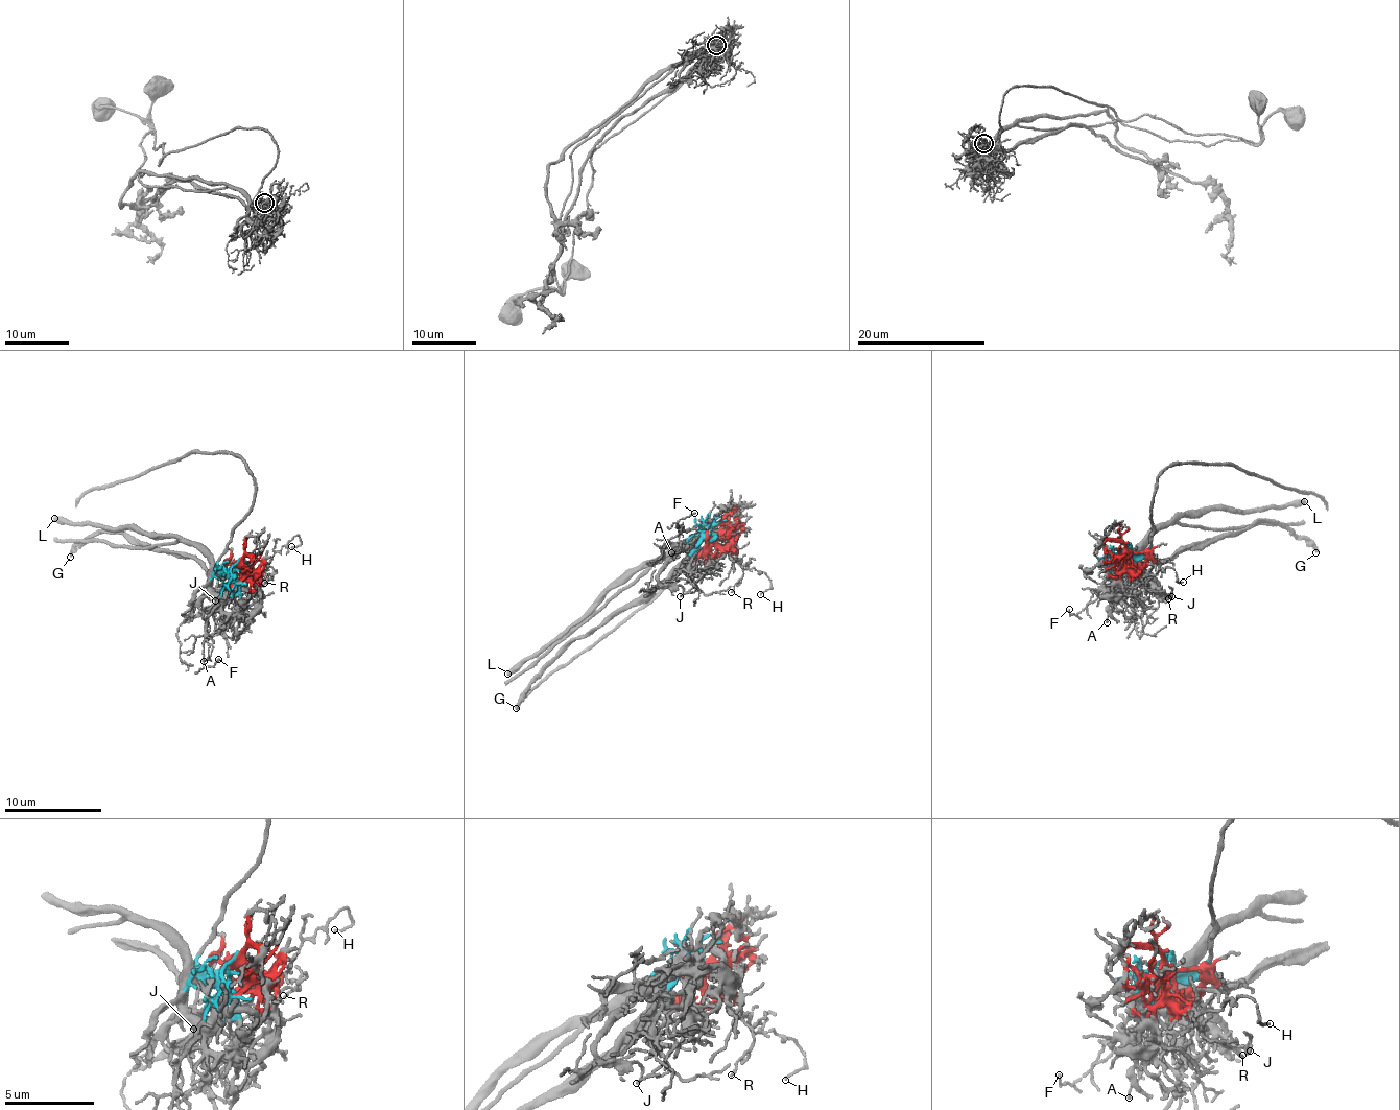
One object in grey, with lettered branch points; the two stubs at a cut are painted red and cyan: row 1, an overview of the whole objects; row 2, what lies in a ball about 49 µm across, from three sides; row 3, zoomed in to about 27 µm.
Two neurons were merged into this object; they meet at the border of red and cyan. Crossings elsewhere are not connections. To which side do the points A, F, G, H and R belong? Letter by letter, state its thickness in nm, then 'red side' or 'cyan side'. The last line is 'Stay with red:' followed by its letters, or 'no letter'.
A: calibre 70 nm; cyan side
F: calibre 110 nm; cyan side
G: calibre 280 nm; cyan side
H: calibre 110 nm; red side
R: calibre 90 nm; red side
Stay with red: H, R

